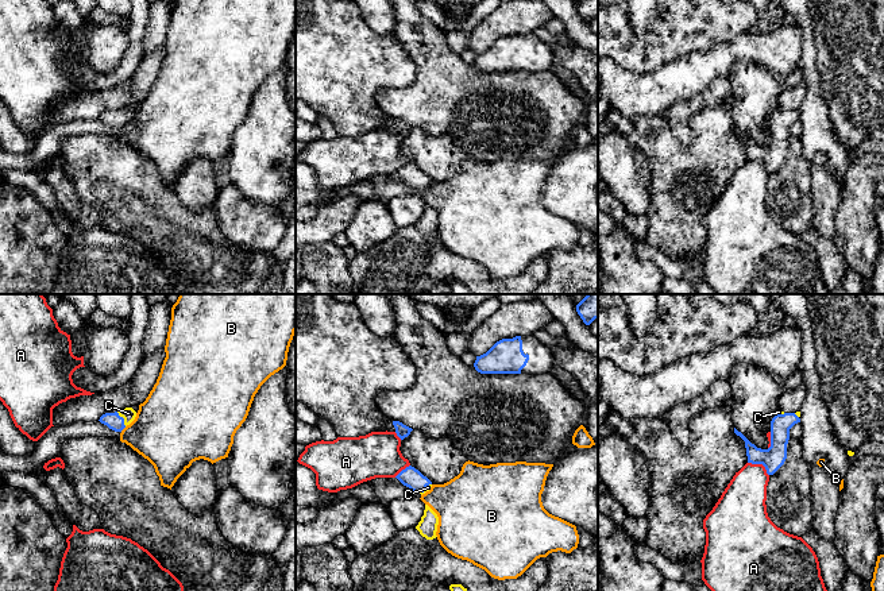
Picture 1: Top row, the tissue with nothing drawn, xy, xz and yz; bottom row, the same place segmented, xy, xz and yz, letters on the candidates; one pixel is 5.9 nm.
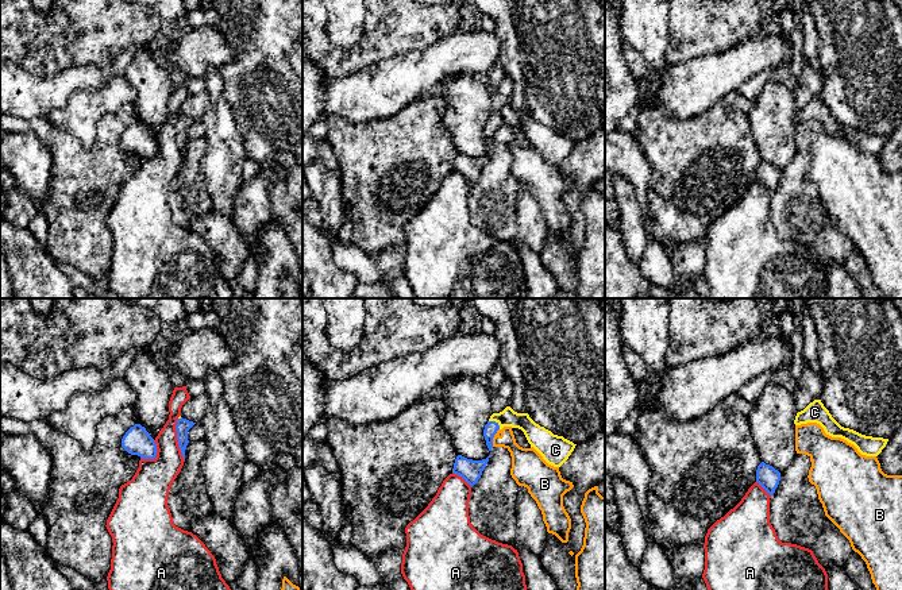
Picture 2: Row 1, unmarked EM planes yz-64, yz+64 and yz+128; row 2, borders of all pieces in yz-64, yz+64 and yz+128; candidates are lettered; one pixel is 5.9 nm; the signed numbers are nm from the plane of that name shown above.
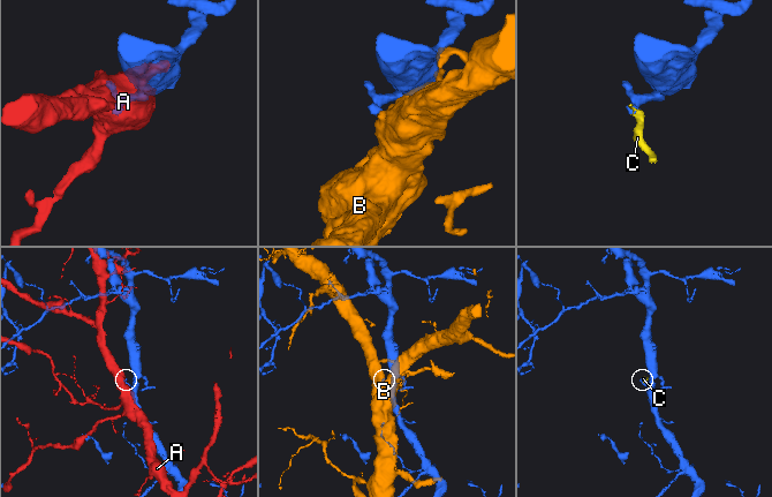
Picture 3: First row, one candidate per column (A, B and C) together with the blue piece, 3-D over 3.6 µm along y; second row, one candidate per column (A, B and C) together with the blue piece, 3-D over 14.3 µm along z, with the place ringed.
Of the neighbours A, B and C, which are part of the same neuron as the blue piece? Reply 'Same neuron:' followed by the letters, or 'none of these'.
Same neuron: C

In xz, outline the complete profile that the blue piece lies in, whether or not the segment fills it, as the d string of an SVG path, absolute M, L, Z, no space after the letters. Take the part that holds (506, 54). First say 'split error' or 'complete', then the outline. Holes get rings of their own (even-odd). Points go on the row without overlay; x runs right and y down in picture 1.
split error | M516 34L497 39L486 51L476 54L474 65L480 72L543 73L557 63L547 43L532 34Z

